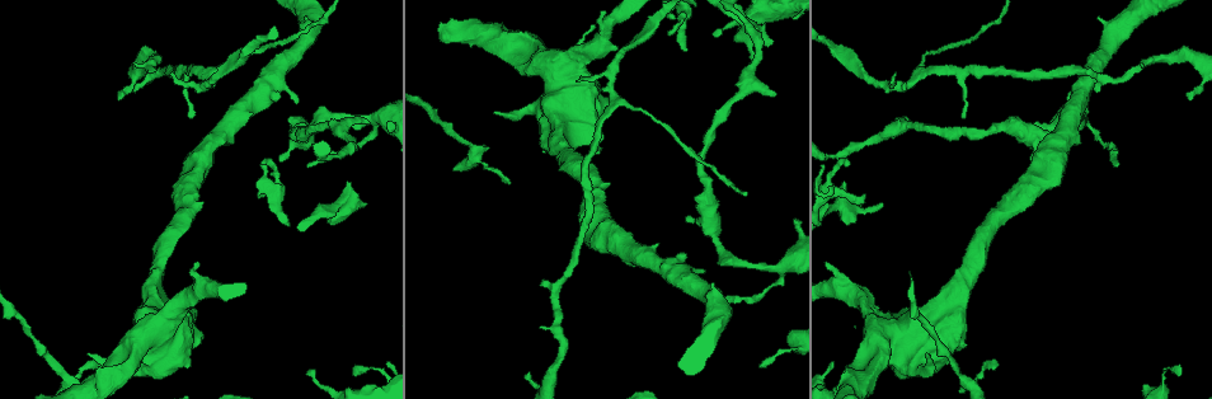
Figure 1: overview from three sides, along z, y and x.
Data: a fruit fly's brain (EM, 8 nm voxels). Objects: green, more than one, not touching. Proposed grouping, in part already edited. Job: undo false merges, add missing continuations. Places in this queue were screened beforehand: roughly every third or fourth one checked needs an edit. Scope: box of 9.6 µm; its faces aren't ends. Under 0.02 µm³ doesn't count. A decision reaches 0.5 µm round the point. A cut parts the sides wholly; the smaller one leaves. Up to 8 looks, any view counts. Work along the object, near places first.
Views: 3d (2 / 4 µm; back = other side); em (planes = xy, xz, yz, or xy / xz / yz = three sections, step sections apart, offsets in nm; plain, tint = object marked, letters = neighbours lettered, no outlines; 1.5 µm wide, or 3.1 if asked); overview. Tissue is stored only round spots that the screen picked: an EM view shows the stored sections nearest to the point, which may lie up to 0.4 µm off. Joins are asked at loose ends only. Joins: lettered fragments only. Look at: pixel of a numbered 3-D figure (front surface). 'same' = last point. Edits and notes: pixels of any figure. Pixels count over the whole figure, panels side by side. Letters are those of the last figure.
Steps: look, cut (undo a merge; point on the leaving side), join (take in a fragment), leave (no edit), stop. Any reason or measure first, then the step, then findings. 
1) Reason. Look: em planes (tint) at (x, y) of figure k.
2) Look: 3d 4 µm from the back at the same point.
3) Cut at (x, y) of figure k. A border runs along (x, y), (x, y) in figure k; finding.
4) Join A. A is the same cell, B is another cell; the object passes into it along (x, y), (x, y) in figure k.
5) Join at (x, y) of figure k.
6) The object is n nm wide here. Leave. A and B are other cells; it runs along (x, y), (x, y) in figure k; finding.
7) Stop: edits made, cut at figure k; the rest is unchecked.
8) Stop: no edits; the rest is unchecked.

Thin end. Look: 3d 4 µm at (354, 373) of figure 1.

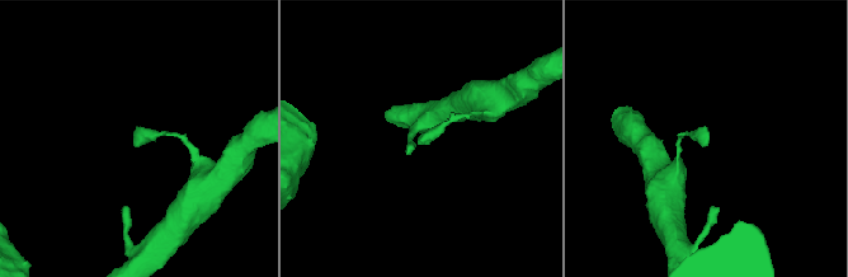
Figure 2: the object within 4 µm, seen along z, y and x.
Look: em planes (letters) at (418, 144) of figure 2.

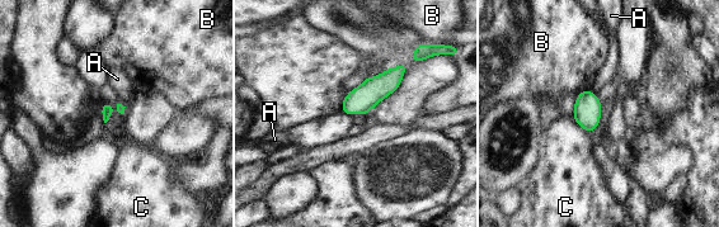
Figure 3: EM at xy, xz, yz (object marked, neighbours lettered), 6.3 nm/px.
The object is 80 nm wide here. Leave. A, B and C are other cells; no lettered fragment goes on from it.

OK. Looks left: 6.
Free end. Look: 3d 4 µm at (602, 136) of figure 1.

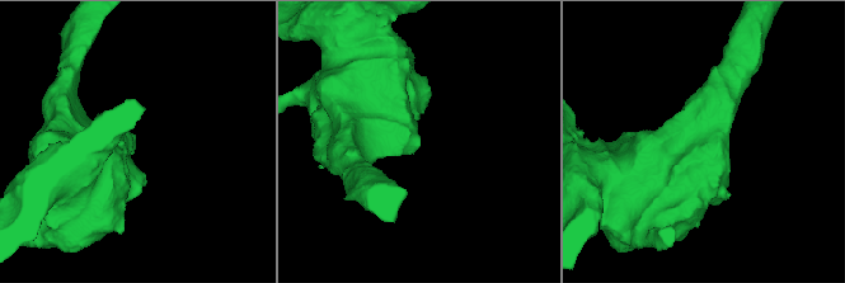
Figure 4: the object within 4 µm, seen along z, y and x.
Now the EM. Look: em planes (letters) at (132, 136) of figure 4.

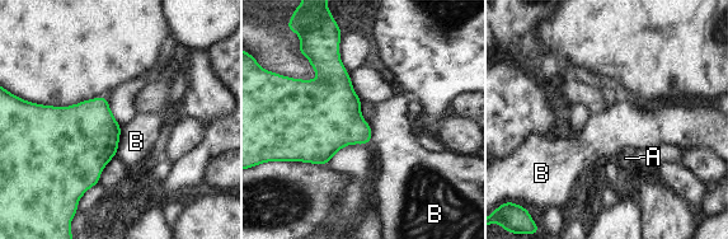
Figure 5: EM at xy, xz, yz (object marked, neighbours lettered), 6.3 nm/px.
Leave. A and B are other cells; none of them fits.

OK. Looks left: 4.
Thin end. Look: 3d 2 µm from the back at (189, 118) of figure 1.

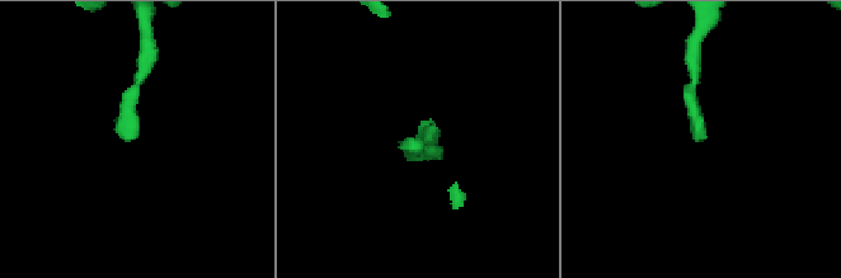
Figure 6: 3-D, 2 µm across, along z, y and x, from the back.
Now the EM. Look: em planes (letters) at (409, 146) of figure 6.

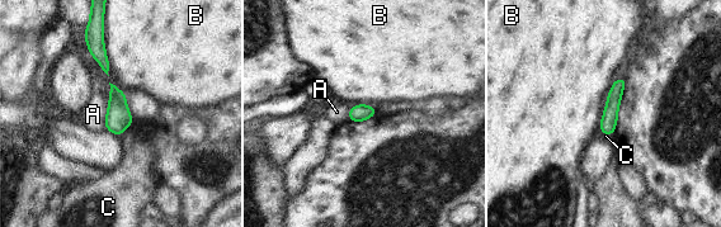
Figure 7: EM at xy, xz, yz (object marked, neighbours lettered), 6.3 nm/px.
The object is 100 nm wide here. Leave. A, B and C are other cells; it runs along (622, 81), (603, 129) in figure 7; none of them fits.

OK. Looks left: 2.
Stop: no edits; the rest is unchecked.

